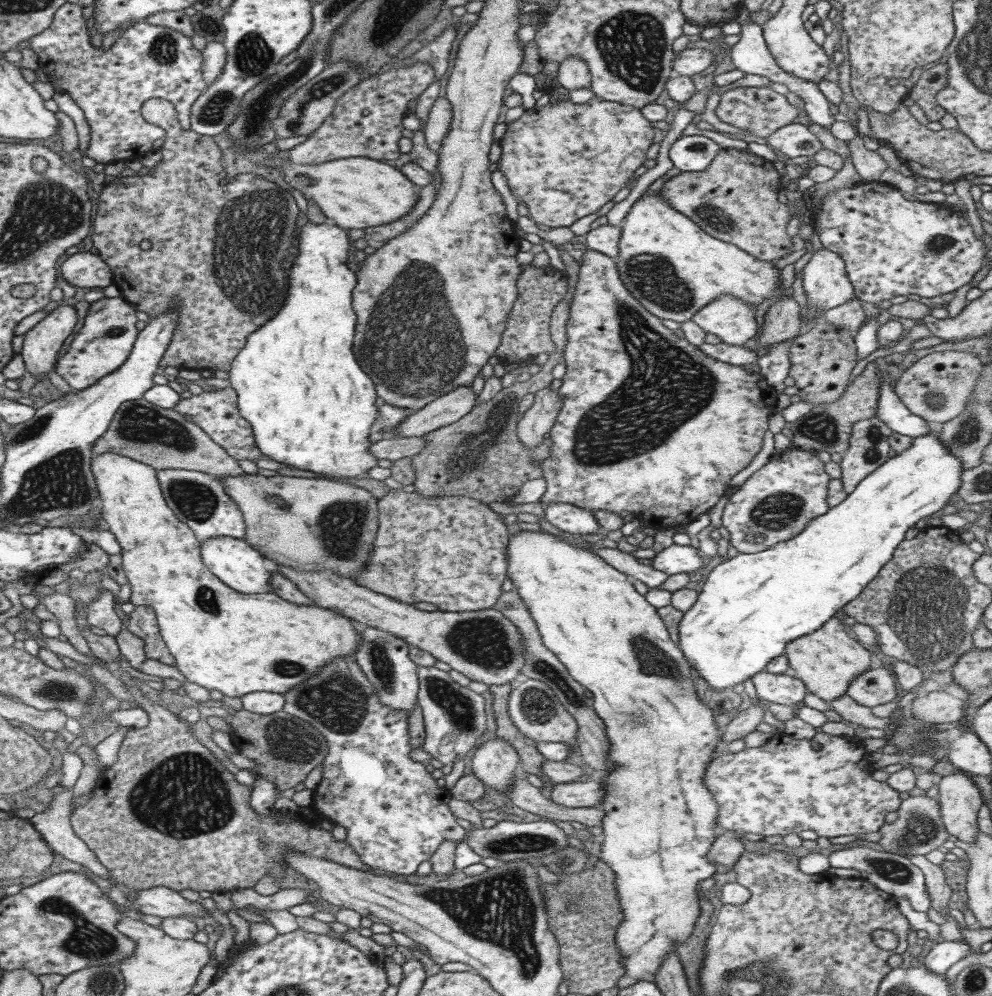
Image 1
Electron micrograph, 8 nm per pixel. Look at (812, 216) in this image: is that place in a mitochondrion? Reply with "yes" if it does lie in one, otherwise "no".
no

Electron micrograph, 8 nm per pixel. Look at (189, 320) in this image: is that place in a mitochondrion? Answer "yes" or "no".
no

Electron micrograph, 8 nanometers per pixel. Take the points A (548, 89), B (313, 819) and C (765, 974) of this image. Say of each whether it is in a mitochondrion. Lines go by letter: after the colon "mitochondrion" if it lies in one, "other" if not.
A: other
B: other
C: mitochondrion

